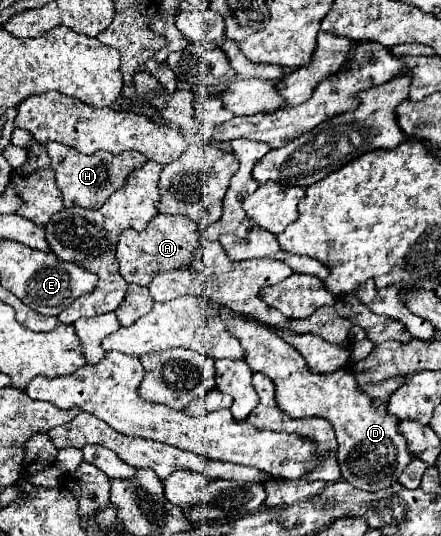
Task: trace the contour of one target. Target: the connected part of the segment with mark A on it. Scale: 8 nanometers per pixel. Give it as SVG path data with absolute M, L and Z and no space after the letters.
M155 215L151 219L151 227L143 233L125 231L119 235L117 243L117 261L121 277L127 283L135 283L147 287L151 279L167 269L187 267L193 259L193 251L199 247L199 231L197 223L189 217L181 215Z

